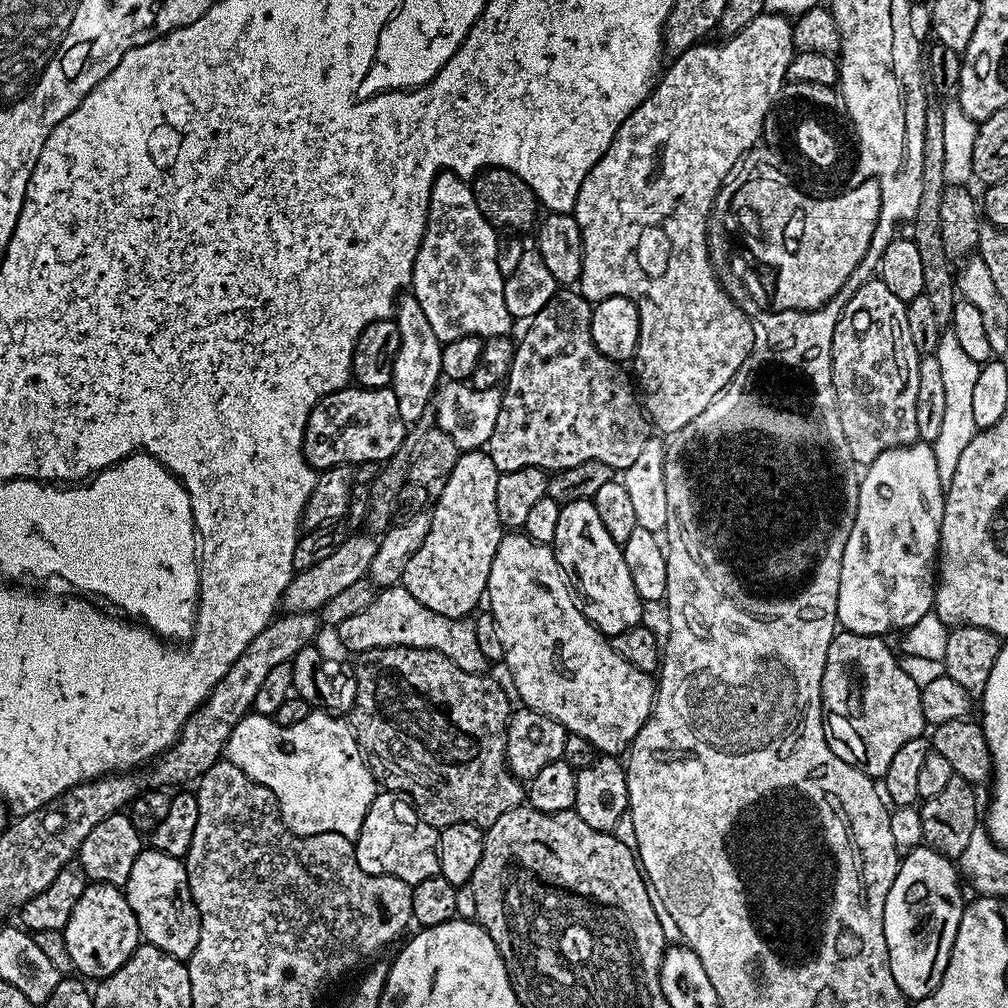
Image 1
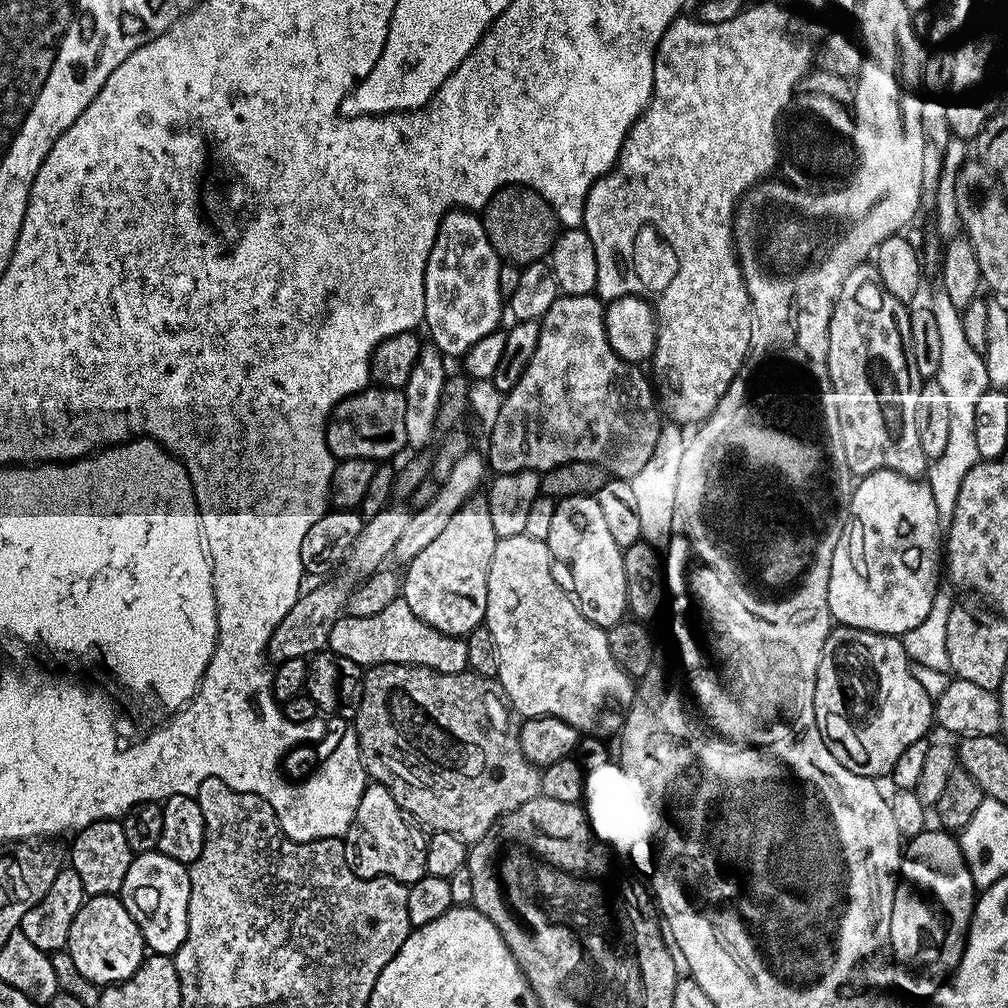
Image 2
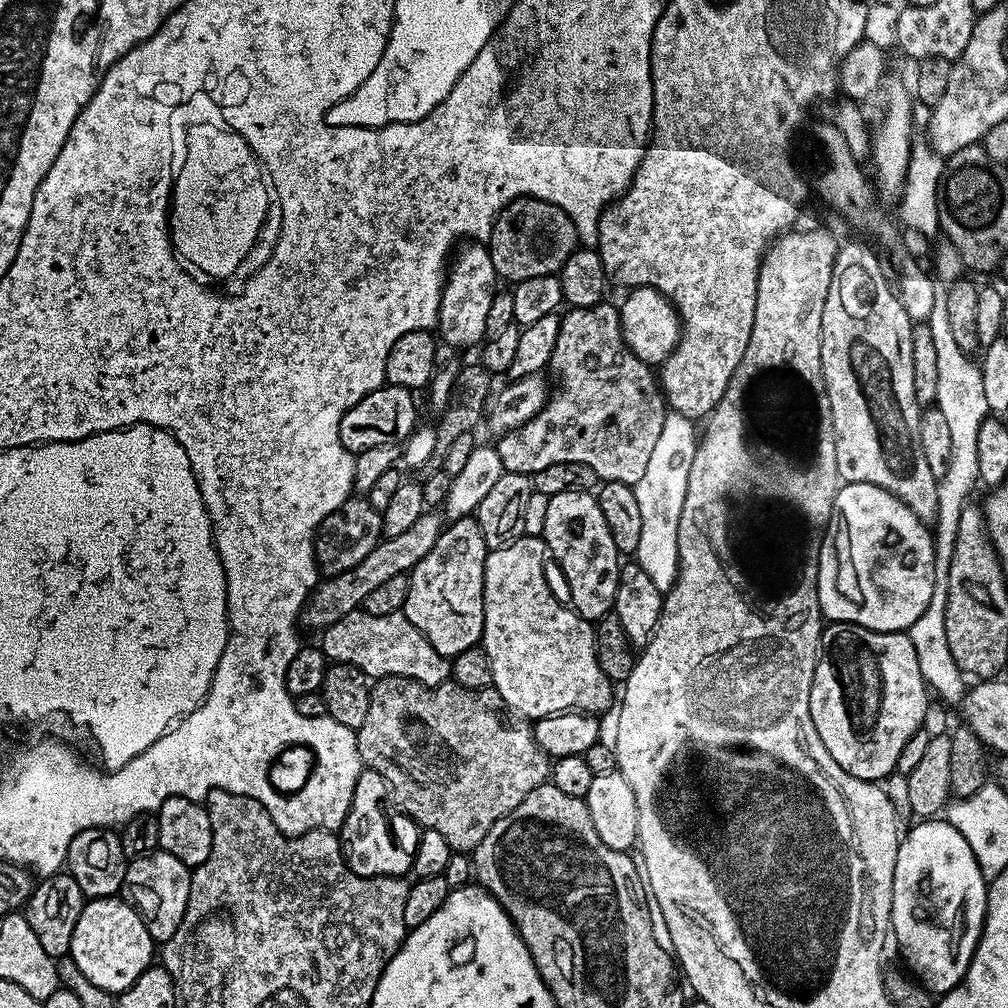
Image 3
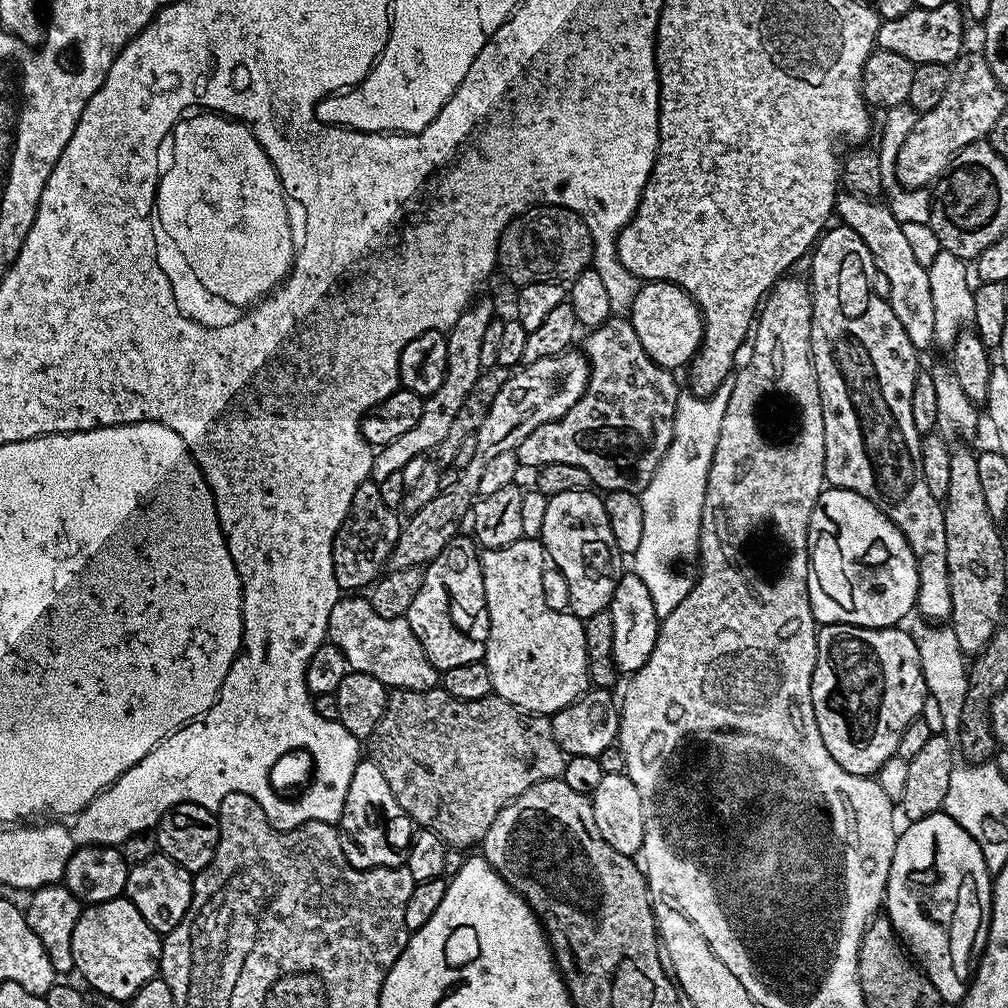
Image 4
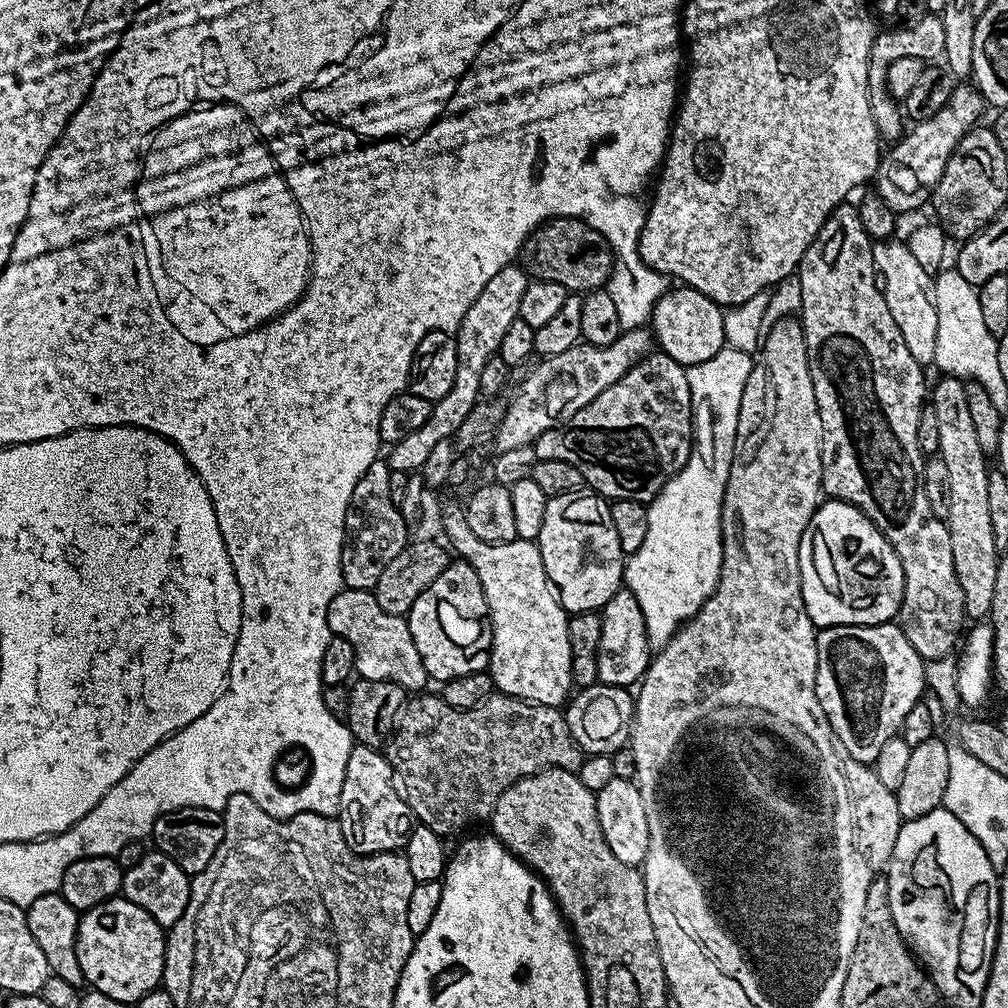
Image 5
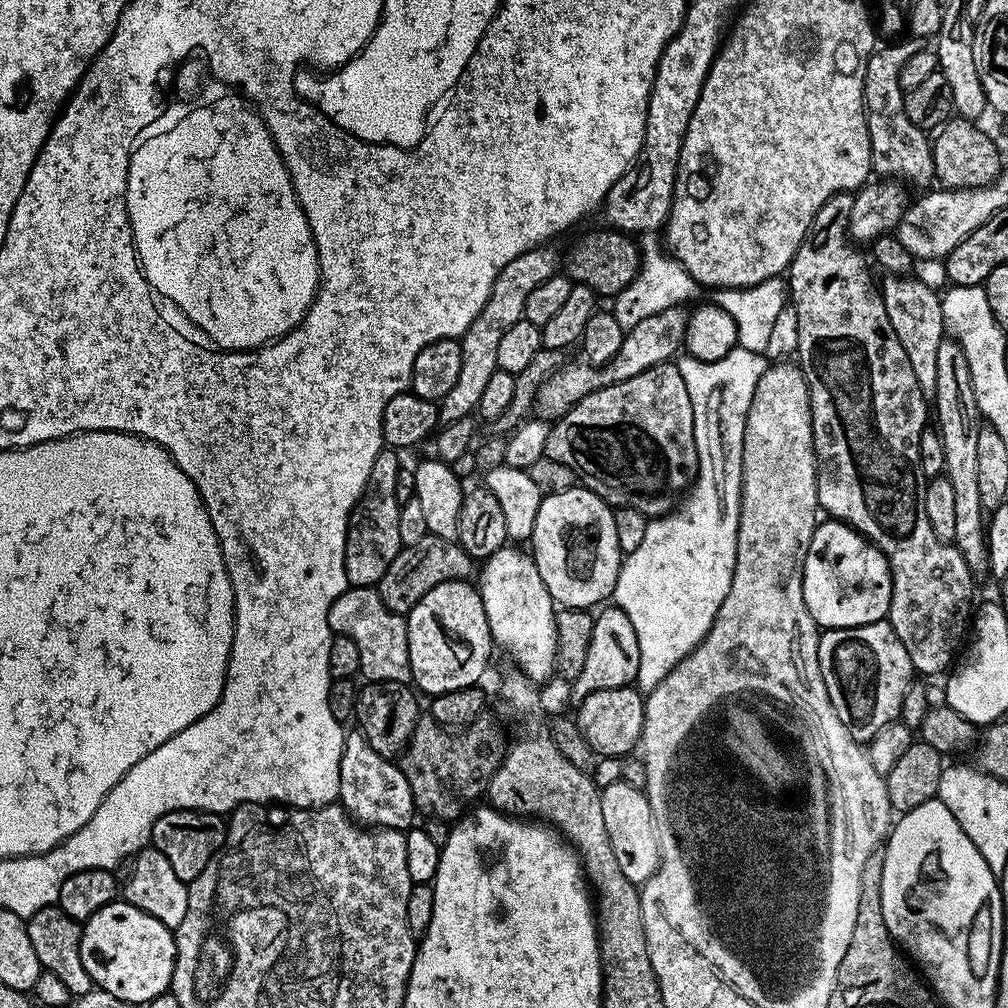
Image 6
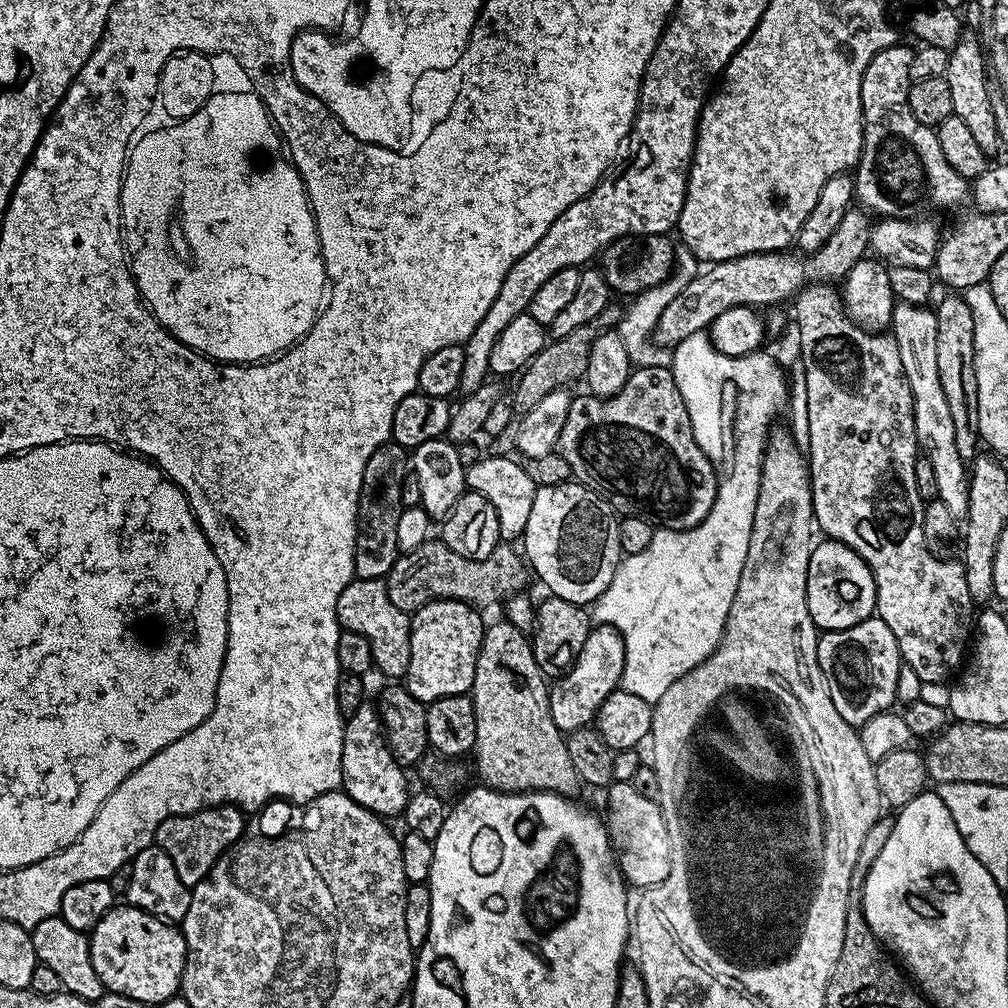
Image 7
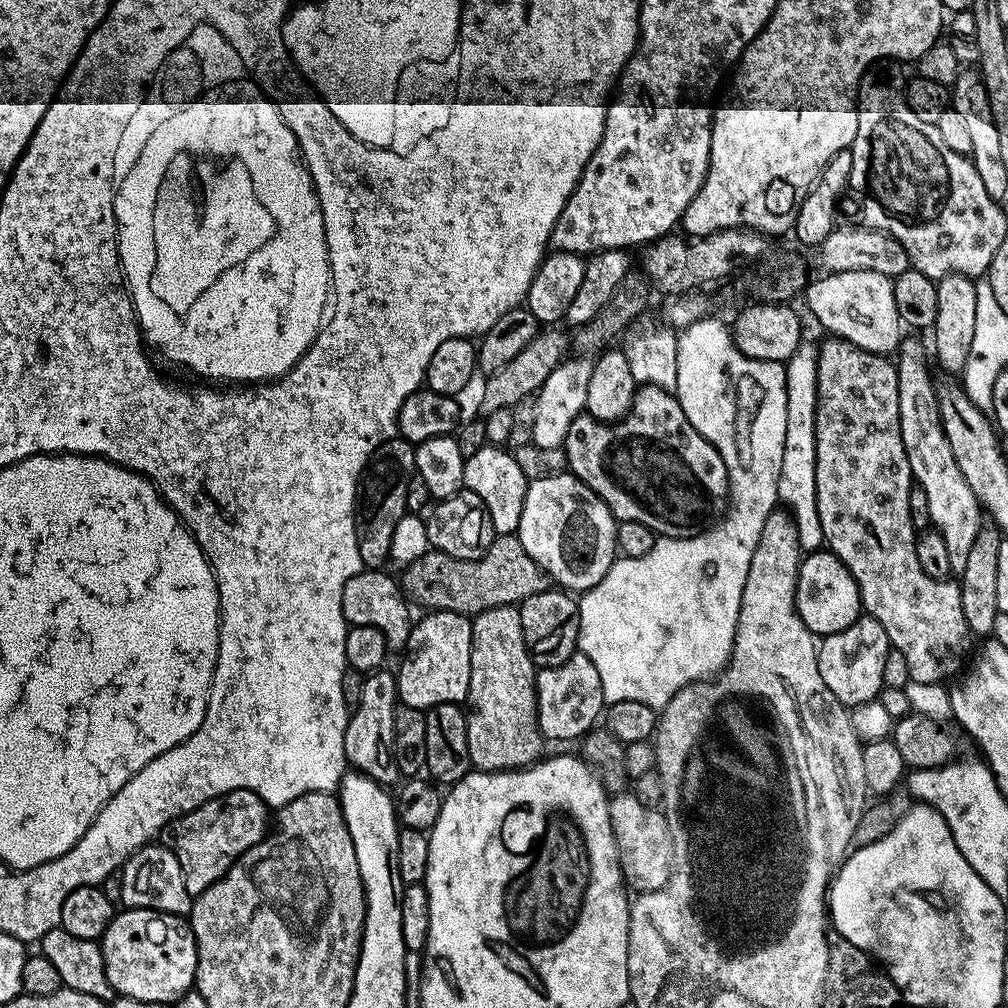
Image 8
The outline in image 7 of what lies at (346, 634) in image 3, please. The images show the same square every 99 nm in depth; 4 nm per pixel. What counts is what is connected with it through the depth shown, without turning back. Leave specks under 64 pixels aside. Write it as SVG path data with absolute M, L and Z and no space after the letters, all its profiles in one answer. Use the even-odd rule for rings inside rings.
M353 579L352 583L346 586L346 590L342 590L342 594L338 598L336 617L343 631L362 634L362 638L366 638L366 642L370 642L372 662L377 673L380 671L384 676L392 676L388 678L407 677L410 666L412 622L408 614L398 610L390 602L387 586L383 579Z

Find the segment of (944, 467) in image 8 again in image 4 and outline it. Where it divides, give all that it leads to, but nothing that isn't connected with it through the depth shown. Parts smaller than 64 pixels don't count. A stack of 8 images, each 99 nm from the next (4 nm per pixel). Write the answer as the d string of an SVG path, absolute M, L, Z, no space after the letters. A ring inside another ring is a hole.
M842 192L837 195L834 212L841 219L839 221L854 230L870 250L877 273L888 282L886 294L898 322L906 330L911 344L918 350L924 350L935 343L934 304L930 295L928 269L916 261L907 237L902 232L902 224L894 218L889 205L878 203L856 193Z

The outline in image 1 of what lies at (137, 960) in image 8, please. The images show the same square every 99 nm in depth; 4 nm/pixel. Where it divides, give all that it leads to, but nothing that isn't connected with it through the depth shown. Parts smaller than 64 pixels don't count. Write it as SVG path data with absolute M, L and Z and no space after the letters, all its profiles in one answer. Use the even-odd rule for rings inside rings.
M95 882L89 883L82 898L78 898L63 933L66 950L70 950L72 967L84 978L103 978L114 974L114 970L126 963L142 940L140 927L134 910L130 910L127 895L115 884Z

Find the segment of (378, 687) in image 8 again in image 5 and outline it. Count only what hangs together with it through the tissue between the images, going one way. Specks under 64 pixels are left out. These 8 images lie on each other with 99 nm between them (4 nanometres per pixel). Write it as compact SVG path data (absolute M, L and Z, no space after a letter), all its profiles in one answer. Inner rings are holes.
M363 746L353 747L350 762L346 762L338 819L342 834L358 856L400 852L408 841L408 833L414 827L414 817L408 811L408 801L393 780L394 773L383 751Z

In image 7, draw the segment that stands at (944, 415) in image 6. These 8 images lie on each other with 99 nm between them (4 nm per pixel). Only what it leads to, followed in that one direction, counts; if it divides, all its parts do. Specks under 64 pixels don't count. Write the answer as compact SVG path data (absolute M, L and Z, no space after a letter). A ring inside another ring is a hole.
M948 294L935 307L937 345L938 345L938 382L946 393L946 403L954 421L954 442L958 442L958 454L966 462L972 462L978 455L982 441L978 428L978 381L975 377L974 318L961 295Z

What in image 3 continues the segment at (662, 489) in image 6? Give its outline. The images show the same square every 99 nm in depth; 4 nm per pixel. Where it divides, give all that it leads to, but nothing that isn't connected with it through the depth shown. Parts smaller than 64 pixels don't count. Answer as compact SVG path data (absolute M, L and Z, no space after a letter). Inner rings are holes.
M601 302L589 308L568 308L561 315L558 342L548 368L556 375L560 389L549 395L547 404L521 428L503 433L495 441L498 458L502 458L505 472L531 474L546 470L554 462L582 462L604 482L613 480L635 485L646 474L650 453L662 434L666 415L666 397L658 383L658 376L647 364L628 349L620 329L620 309L615 303Z

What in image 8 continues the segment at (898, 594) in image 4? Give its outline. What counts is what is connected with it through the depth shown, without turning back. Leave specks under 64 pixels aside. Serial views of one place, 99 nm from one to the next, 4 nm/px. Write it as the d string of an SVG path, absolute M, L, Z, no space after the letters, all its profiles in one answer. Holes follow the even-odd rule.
M814 551L801 559L796 583L796 612L804 625L820 638L846 630L860 619L862 605L856 580L832 551Z

